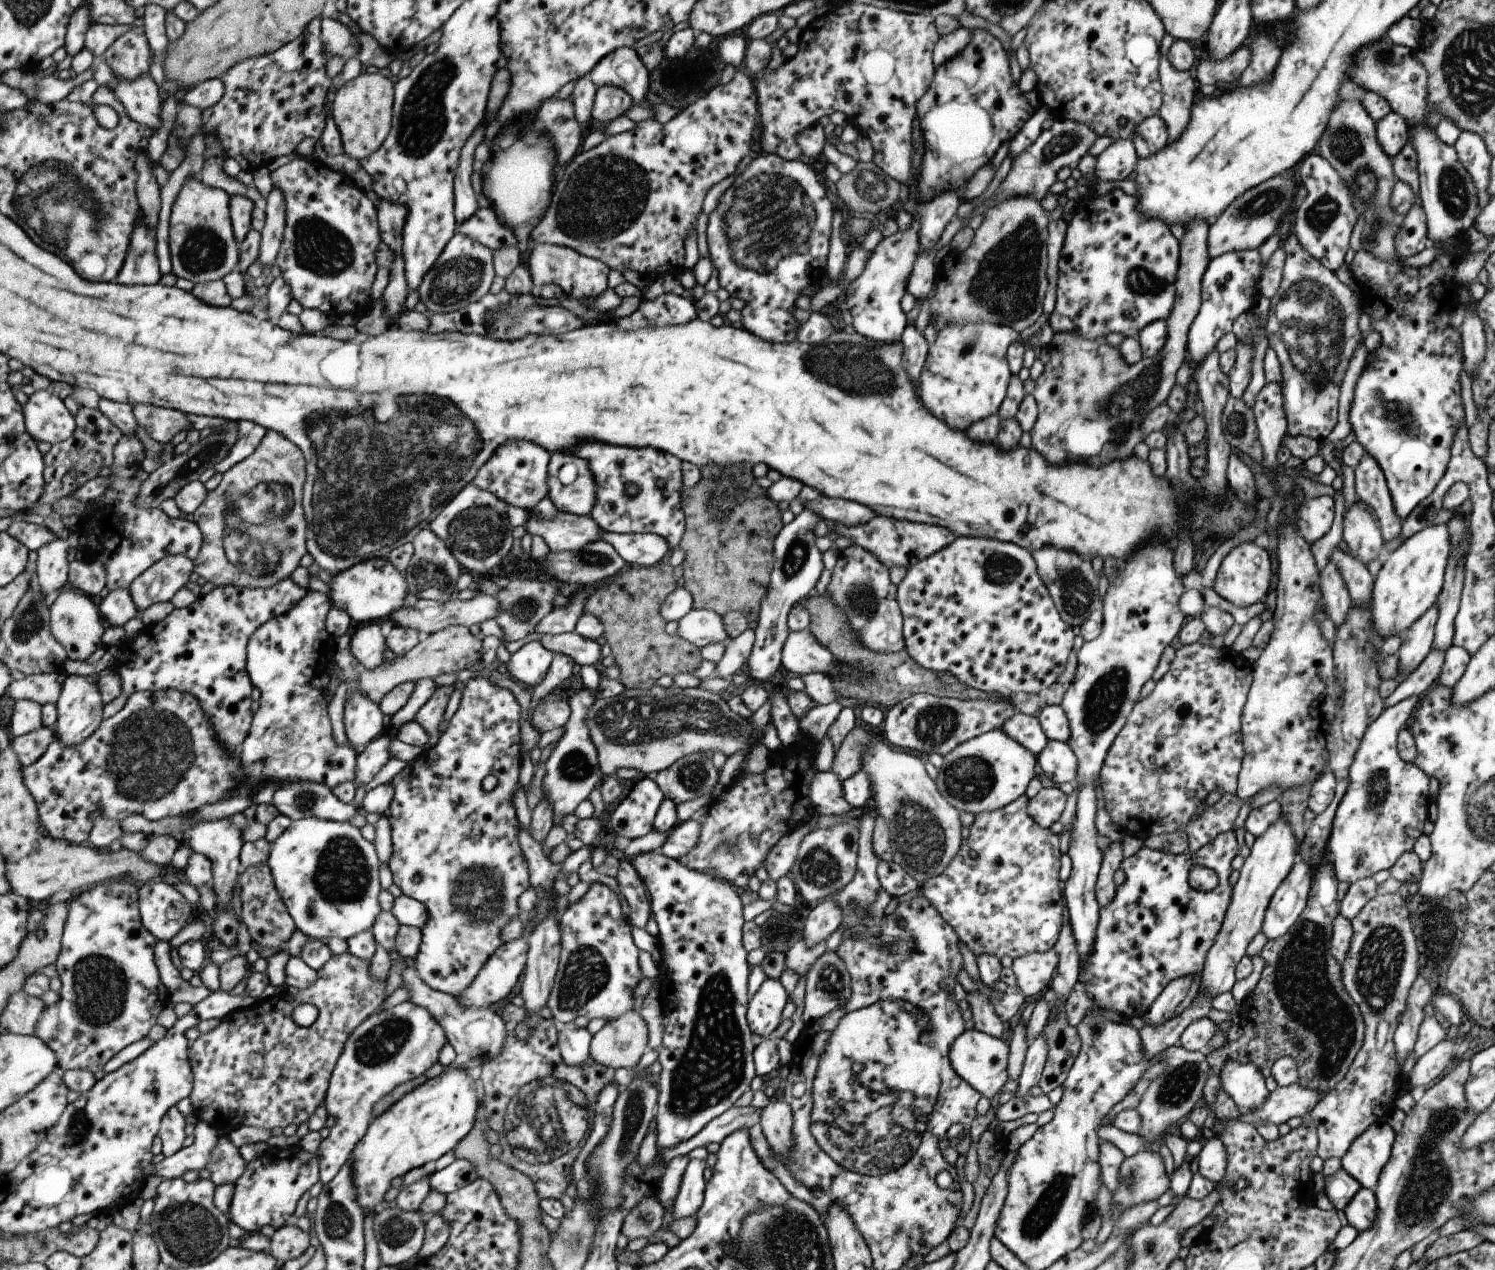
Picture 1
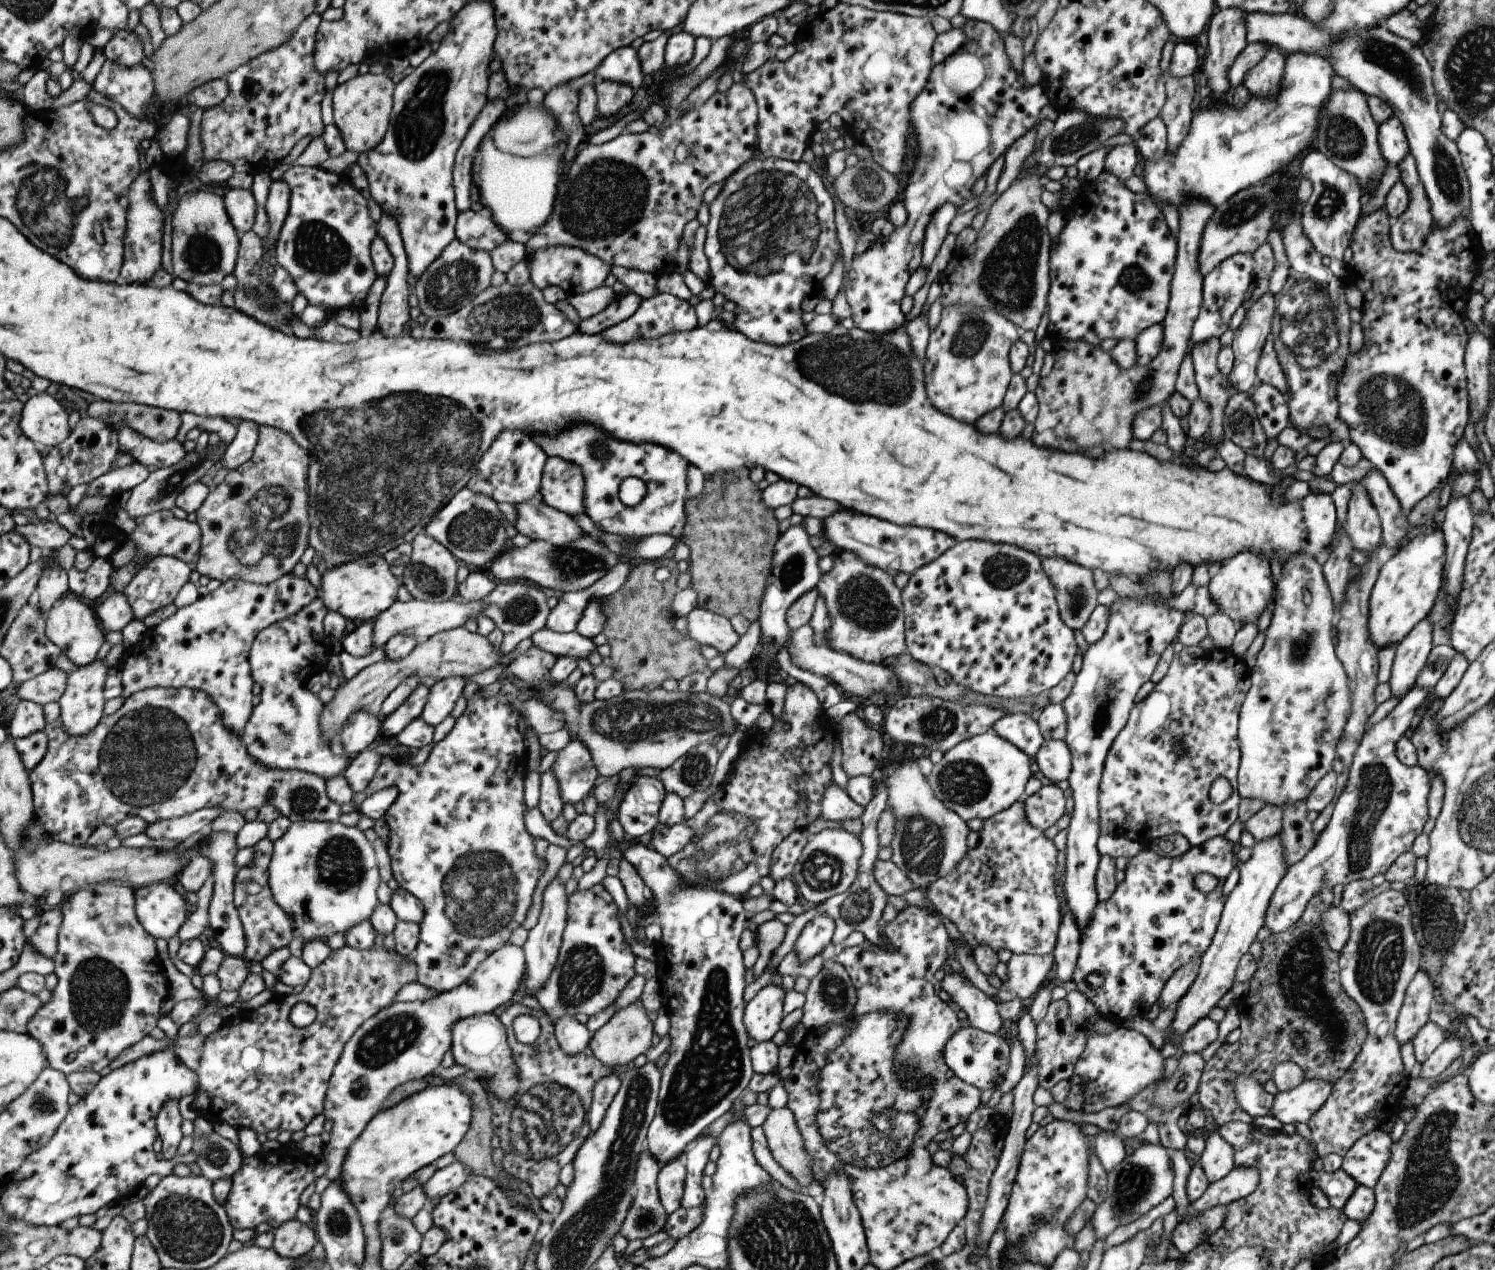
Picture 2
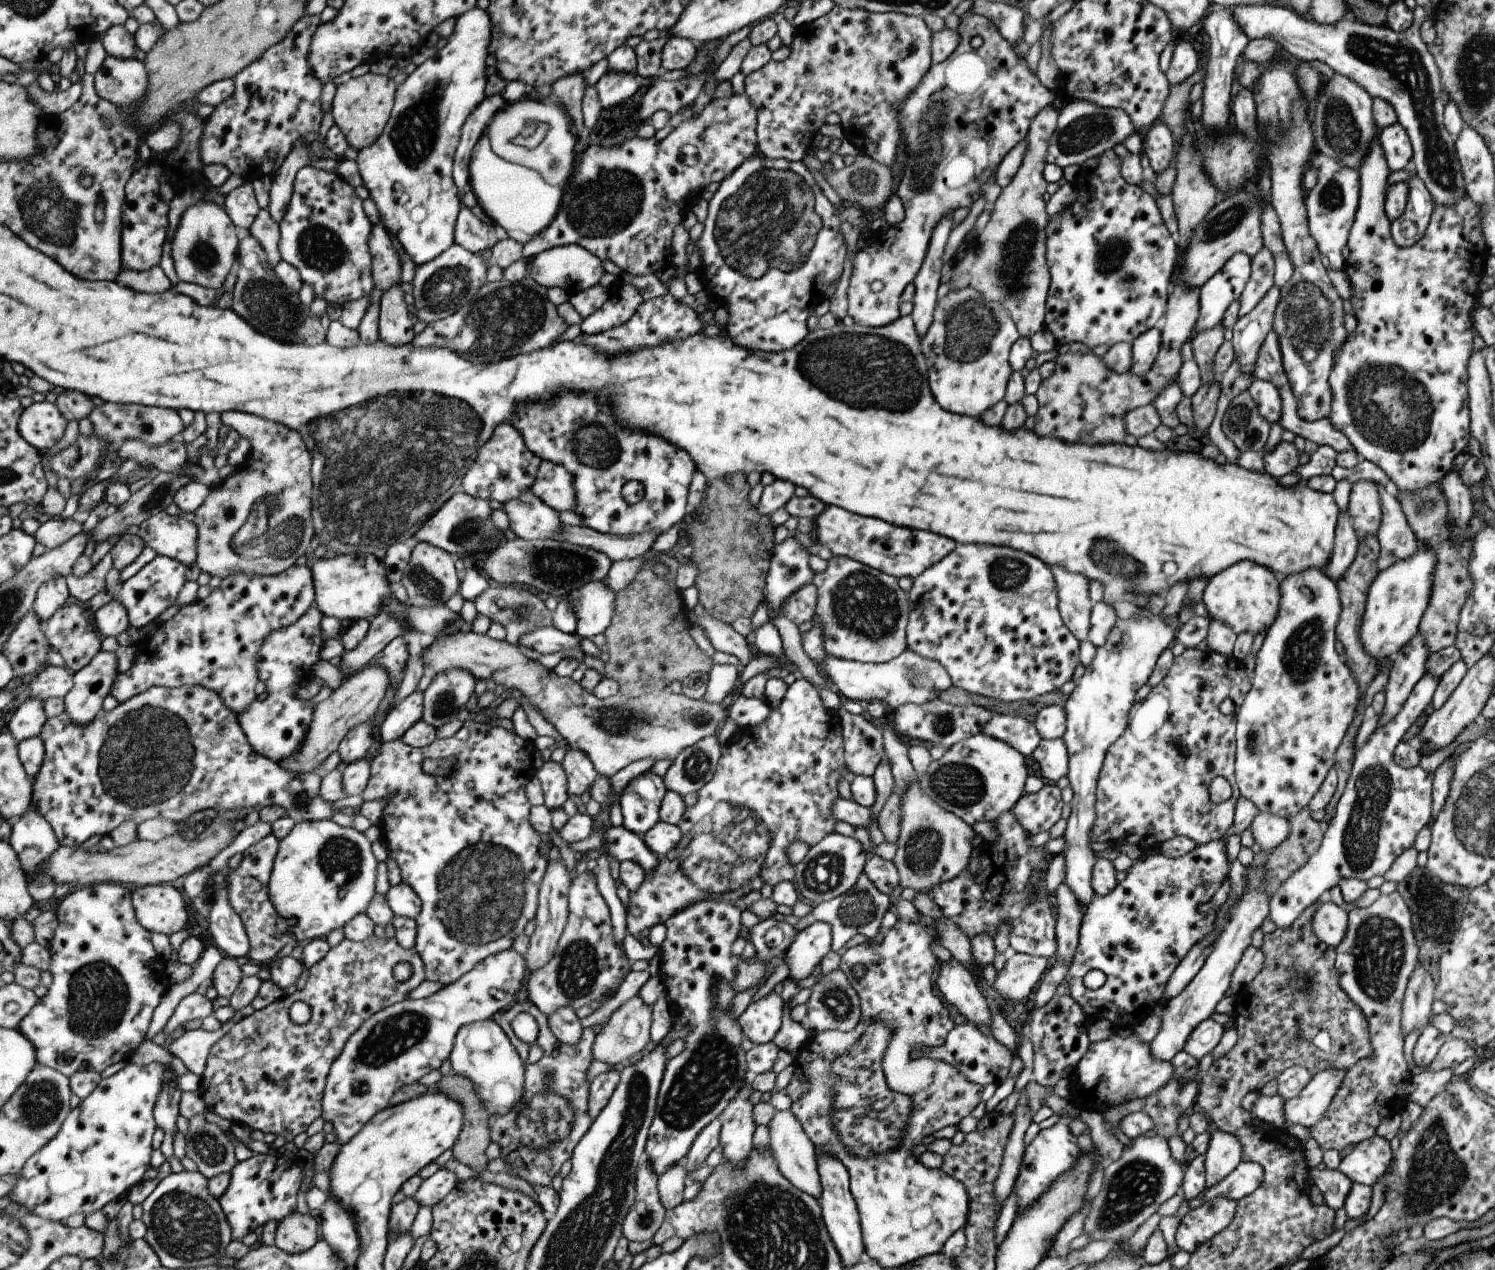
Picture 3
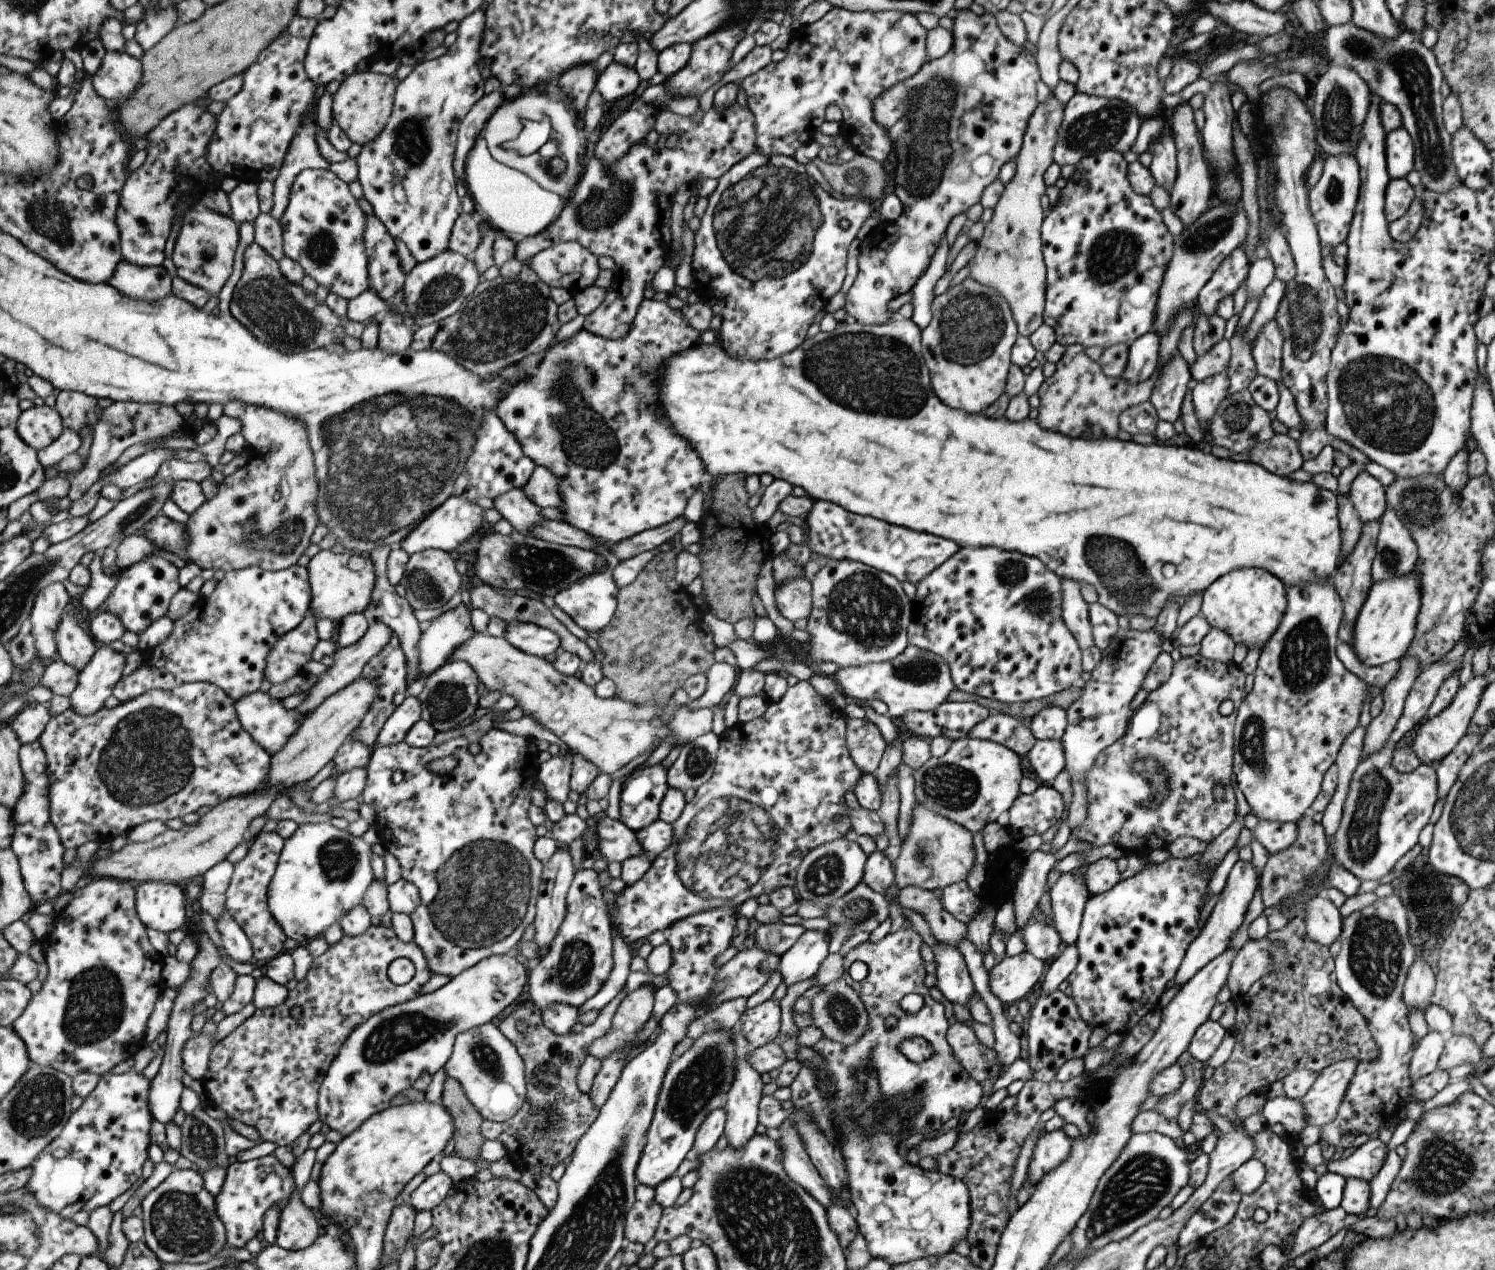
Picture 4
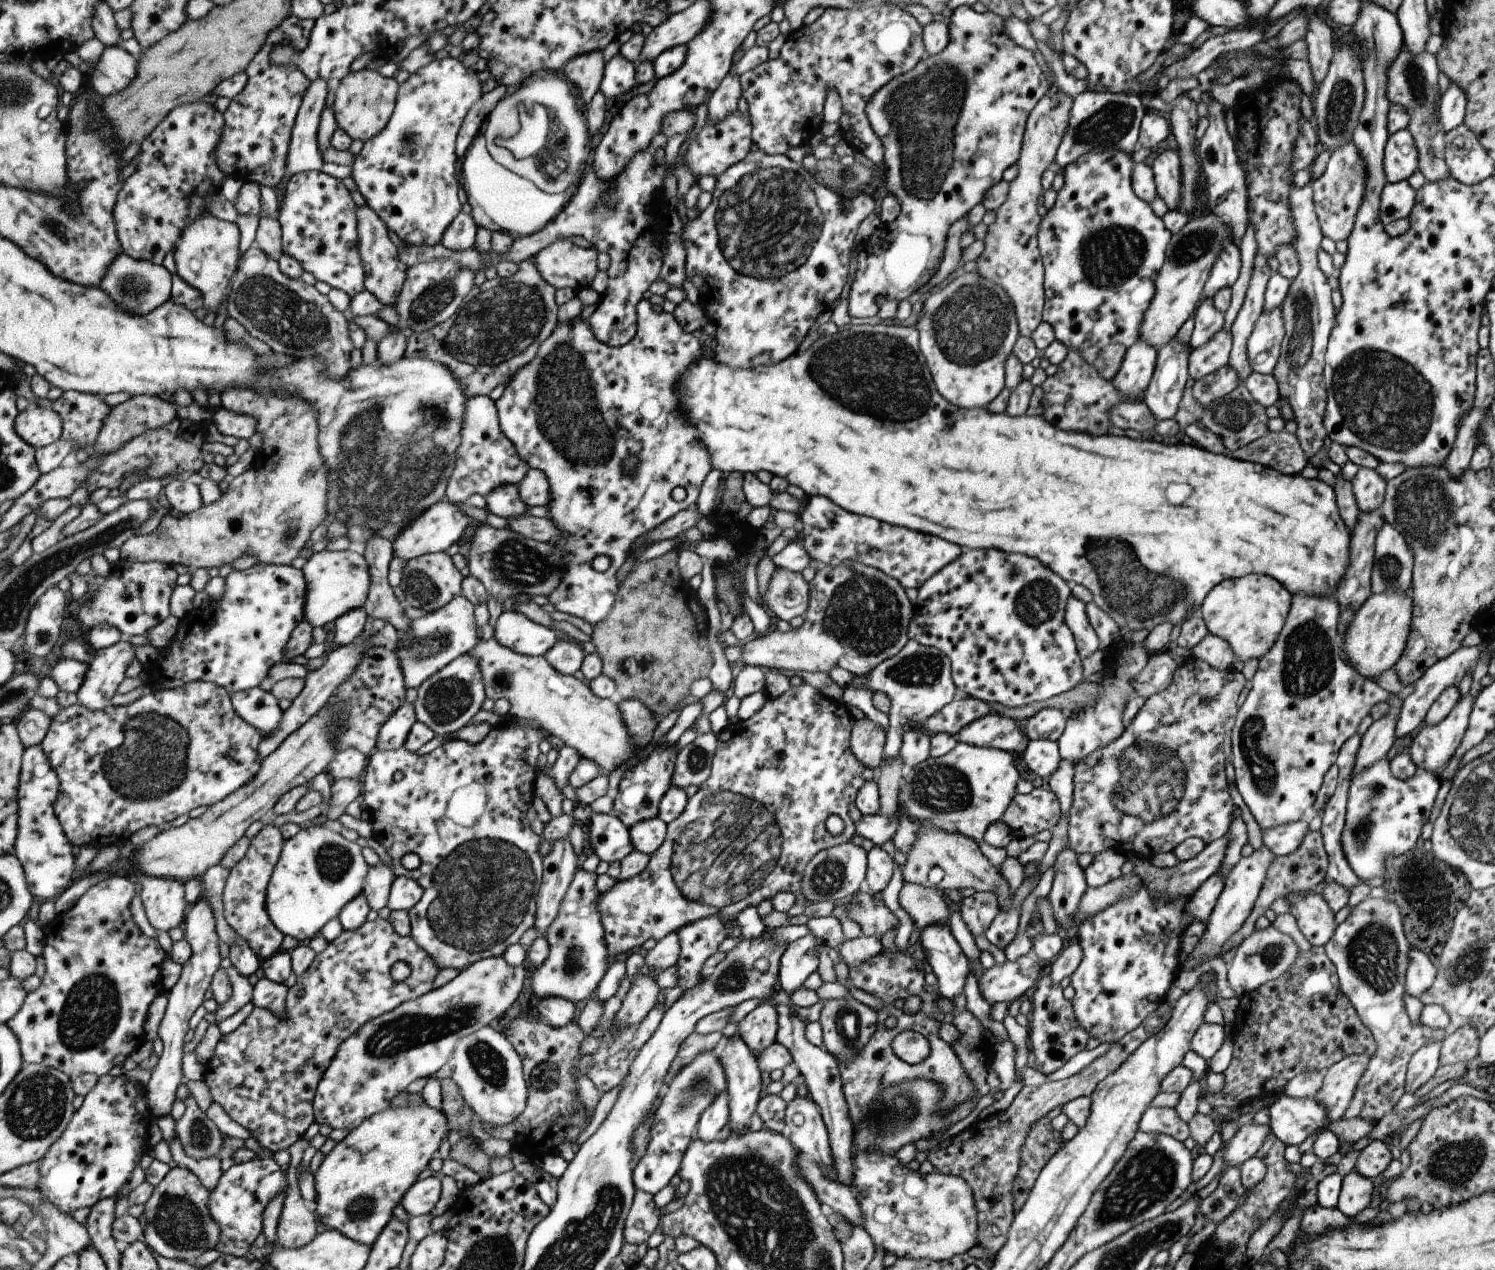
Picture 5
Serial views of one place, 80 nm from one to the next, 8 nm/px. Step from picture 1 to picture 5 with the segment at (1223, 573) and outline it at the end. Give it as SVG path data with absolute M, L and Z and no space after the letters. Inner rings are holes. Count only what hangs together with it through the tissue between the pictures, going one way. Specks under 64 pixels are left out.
M1248 574L1220 582L1204 596L1198 614L1207 632L1225 640L1235 660L1259 660L1271 648L1284 625L1291 594L1274 578L1267 575Z

